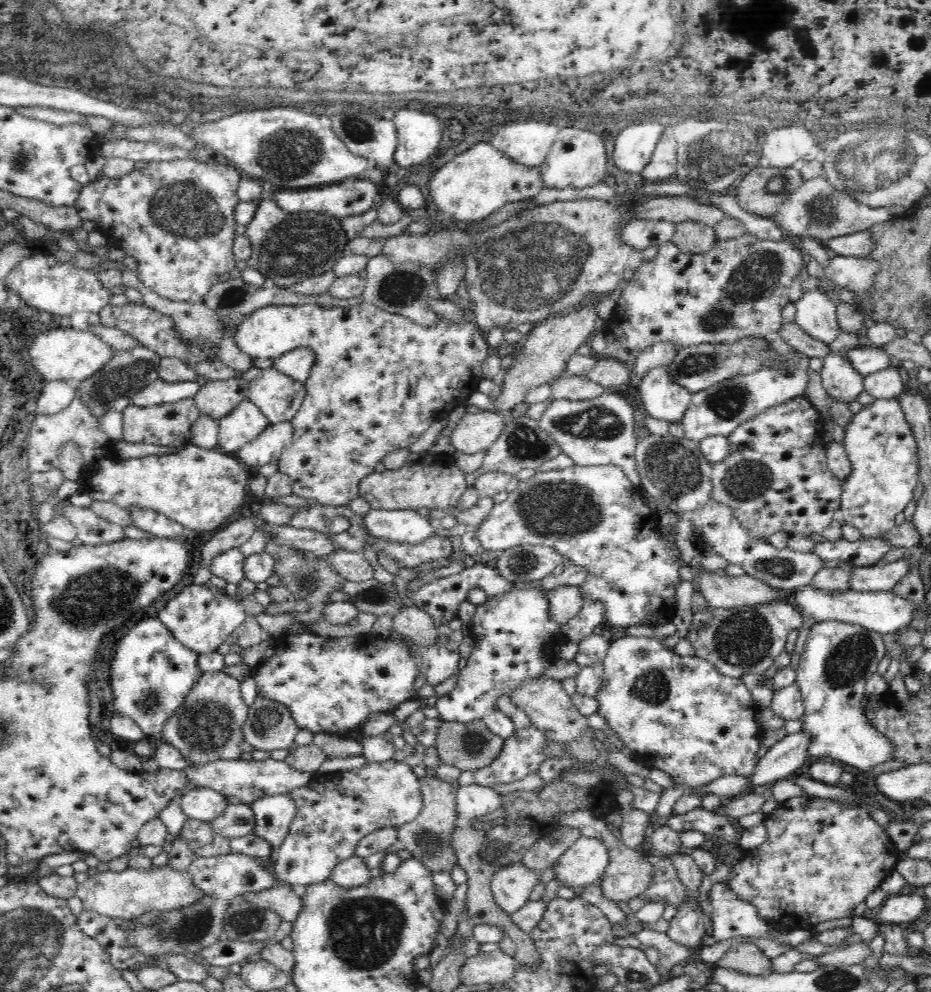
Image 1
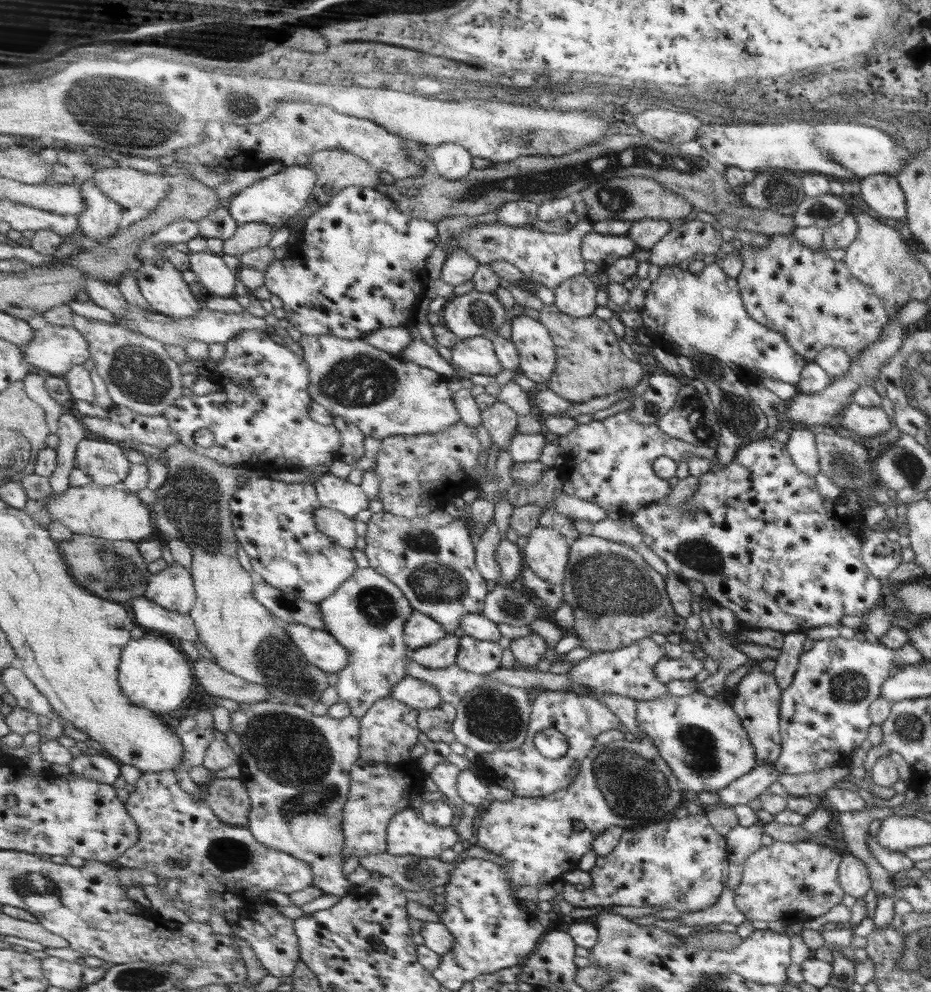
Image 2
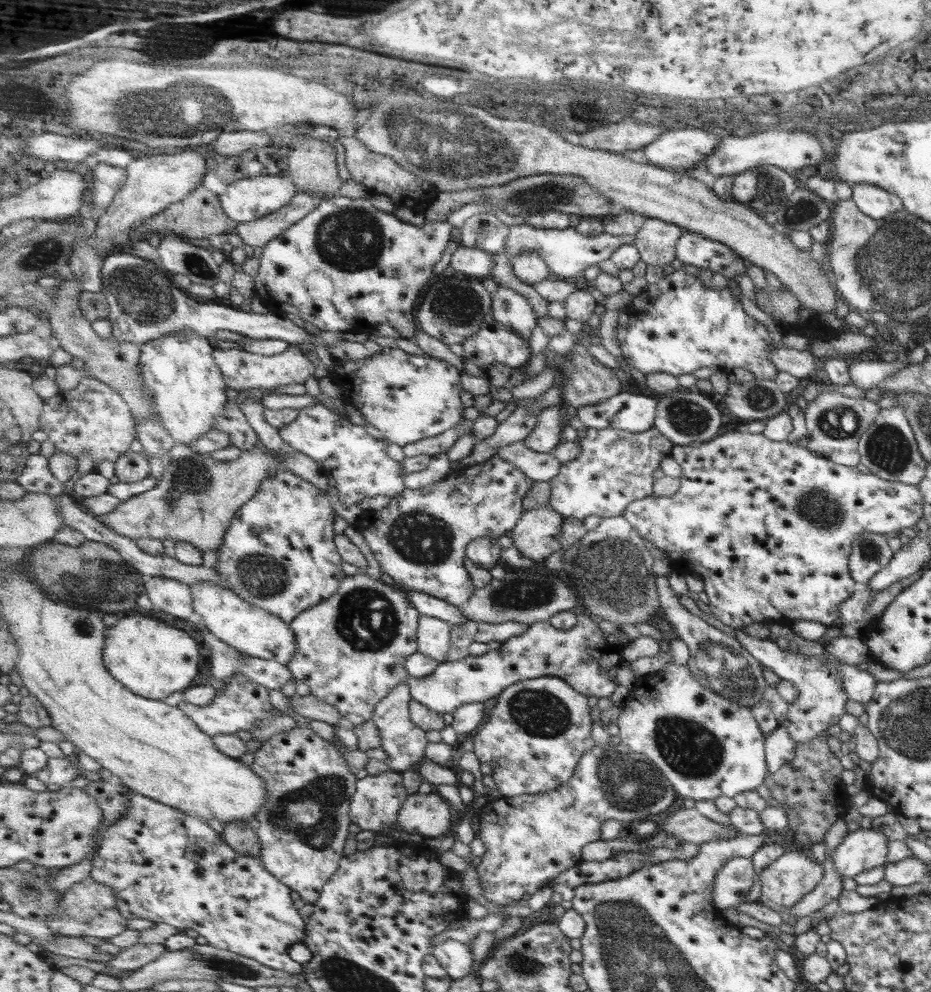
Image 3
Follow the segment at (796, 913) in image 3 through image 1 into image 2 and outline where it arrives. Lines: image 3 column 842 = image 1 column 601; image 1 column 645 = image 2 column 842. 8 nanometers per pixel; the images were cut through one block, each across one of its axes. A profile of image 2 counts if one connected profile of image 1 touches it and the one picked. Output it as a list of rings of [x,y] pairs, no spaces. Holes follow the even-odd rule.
[[[840,853],[840,862],[837,868],[837,880],[843,894],[853,898],[863,898],[870,888],[870,878],[865,866],[848,853]]]

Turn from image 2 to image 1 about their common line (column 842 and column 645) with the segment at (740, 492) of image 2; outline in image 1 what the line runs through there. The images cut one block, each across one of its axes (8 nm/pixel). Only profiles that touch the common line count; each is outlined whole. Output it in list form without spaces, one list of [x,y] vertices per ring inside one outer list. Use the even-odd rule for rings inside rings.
[[[578,466],[562,470],[544,471],[535,474],[527,481],[520,481],[517,488],[507,494],[507,499],[495,504],[490,518],[478,528],[477,536],[481,547],[492,554],[520,545],[542,545],[553,548],[563,557],[570,558],[576,566],[589,570],[587,581],[580,585],[584,598],[599,600],[606,605],[605,620],[609,627],[637,626],[642,618],[664,612],[672,619],[676,609],[674,590],[680,582],[680,551],[676,543],[666,543],[660,536],[644,540],[654,529],[650,508],[644,500],[640,487],[635,487],[618,466]]]

